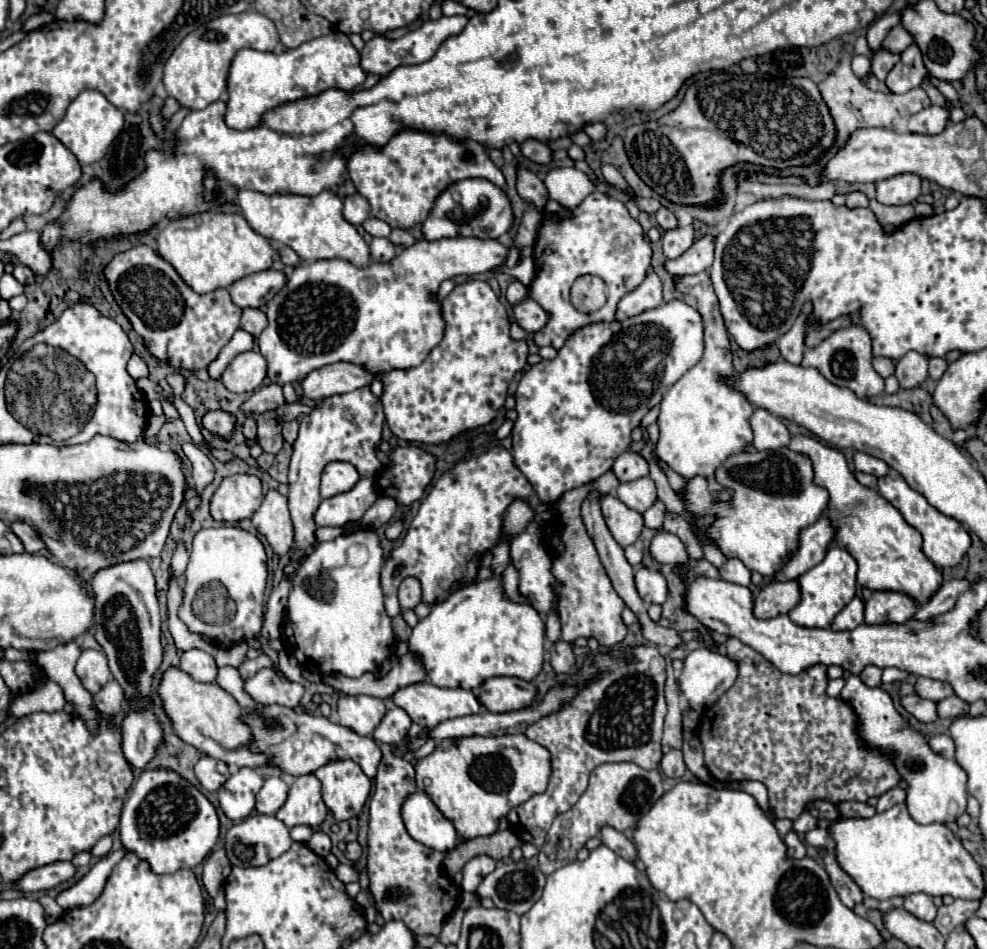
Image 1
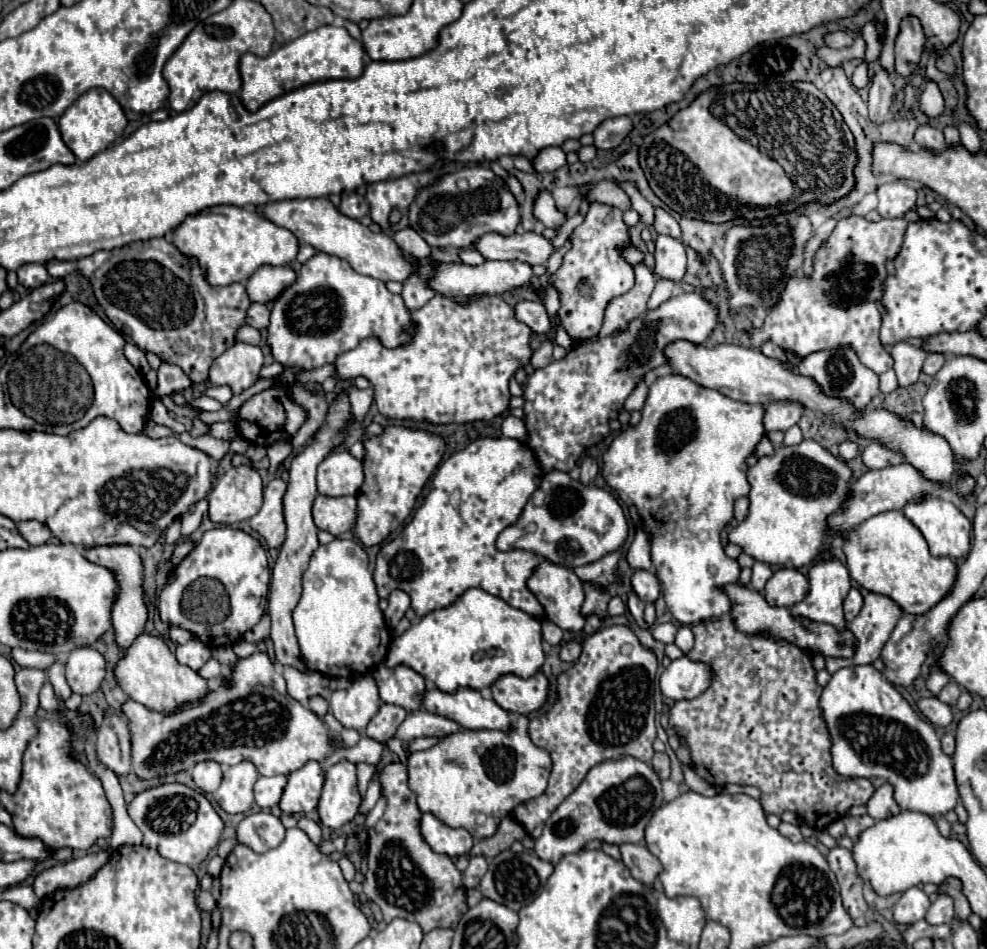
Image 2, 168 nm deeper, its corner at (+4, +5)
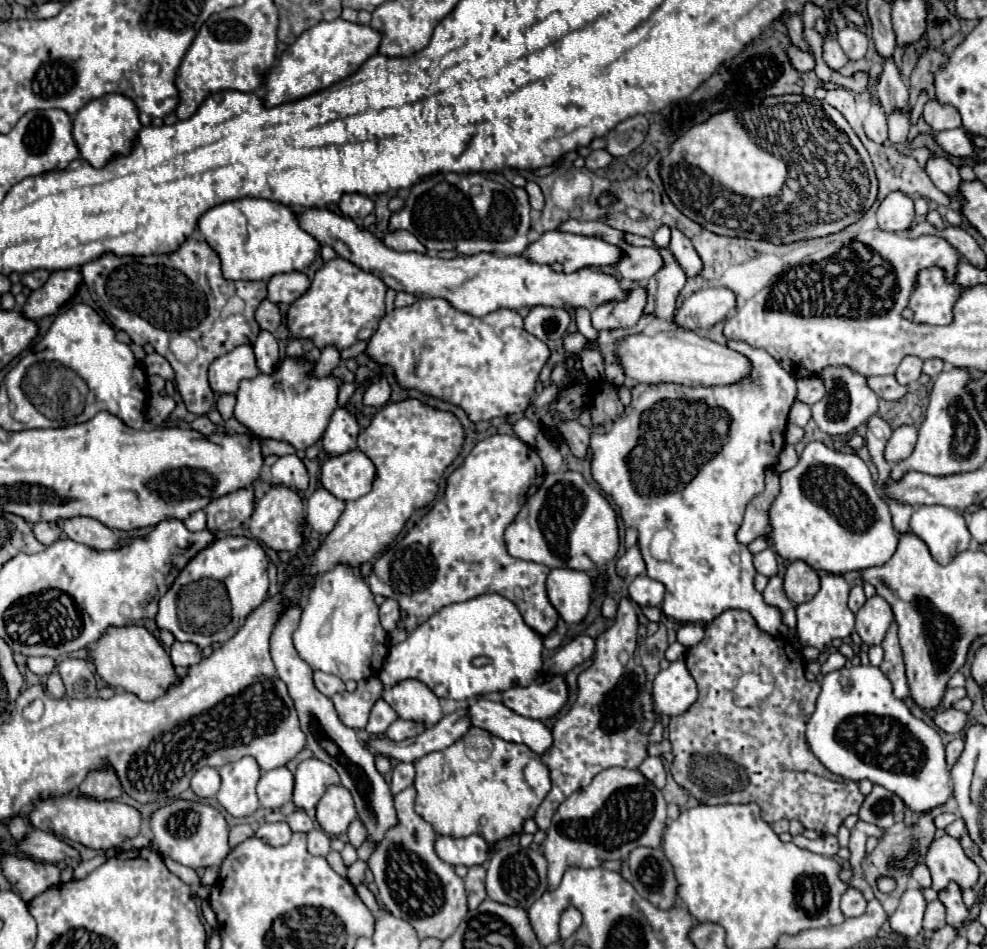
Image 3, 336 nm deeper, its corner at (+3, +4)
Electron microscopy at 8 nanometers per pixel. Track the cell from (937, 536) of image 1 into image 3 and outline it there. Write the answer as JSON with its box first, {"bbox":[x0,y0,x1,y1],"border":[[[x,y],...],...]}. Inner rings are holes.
{"bbox":[910,505,970,565],"border":[[[924,505],[910,519],[912,533],[926,543],[932,557],[948,565],[958,553],[970,547],[970,531],[966,521],[954,509],[942,505]]]}

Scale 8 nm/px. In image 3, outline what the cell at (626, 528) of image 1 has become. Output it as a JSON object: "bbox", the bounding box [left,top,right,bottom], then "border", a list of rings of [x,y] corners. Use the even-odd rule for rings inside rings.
{"bbox":[504,471,620,571],"border":[[[558,471],[558,473],[546,475],[544,483],[536,491],[536,495],[532,495],[528,499],[528,503],[520,509],[516,521],[510,523],[504,537],[506,537],[508,553],[512,557],[542,563],[550,569],[566,567],[566,569],[576,569],[576,571],[598,571],[598,569],[602,569],[610,559],[616,557],[618,545],[620,545],[620,541],[618,541],[618,523],[616,523],[614,509],[576,471]]]}

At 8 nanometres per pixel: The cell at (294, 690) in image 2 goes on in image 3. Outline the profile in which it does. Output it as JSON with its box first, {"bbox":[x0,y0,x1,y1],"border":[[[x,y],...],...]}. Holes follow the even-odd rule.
{"bbox":[314,671,346,697],"border":[[[314,671],[314,683],[316,683],[316,689],[326,697],[332,697],[346,689],[342,679],[338,679],[336,675],[328,675],[324,671]]]}

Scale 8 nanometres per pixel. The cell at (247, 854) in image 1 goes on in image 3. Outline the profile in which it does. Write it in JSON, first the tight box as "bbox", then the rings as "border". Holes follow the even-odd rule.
{"bbox":[256,823,292,847],"border":[[[260,823],[256,829],[256,837],[272,847],[280,847],[290,841],[292,831],[288,823]]]}

